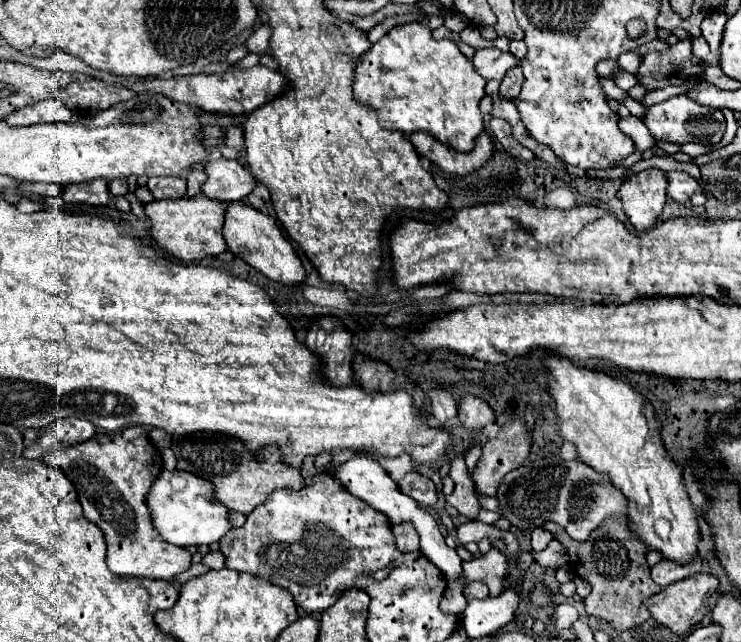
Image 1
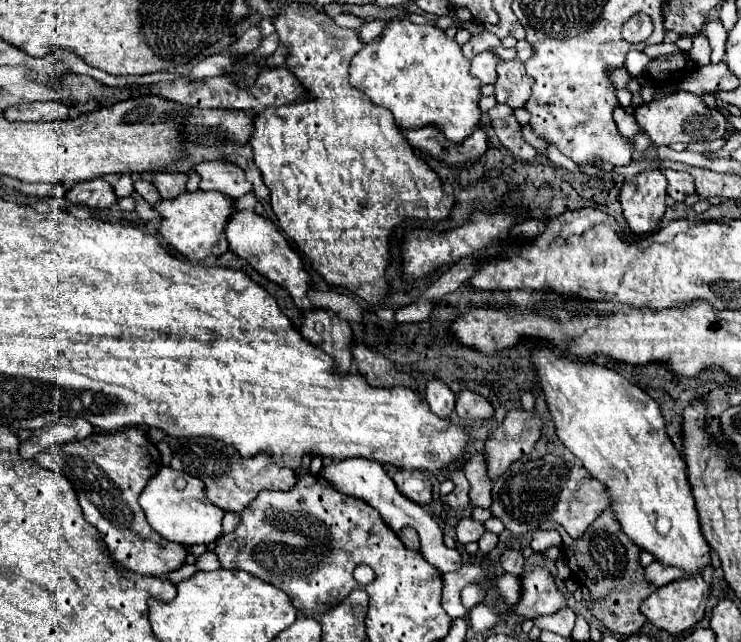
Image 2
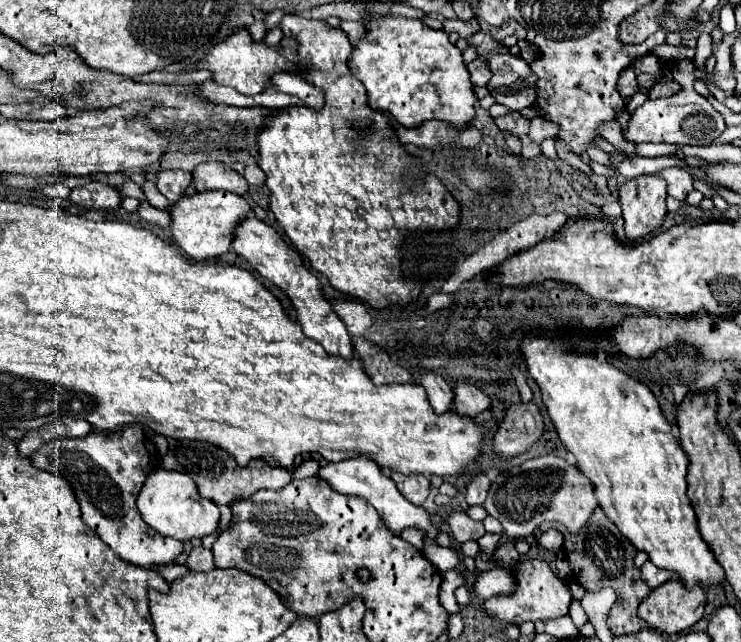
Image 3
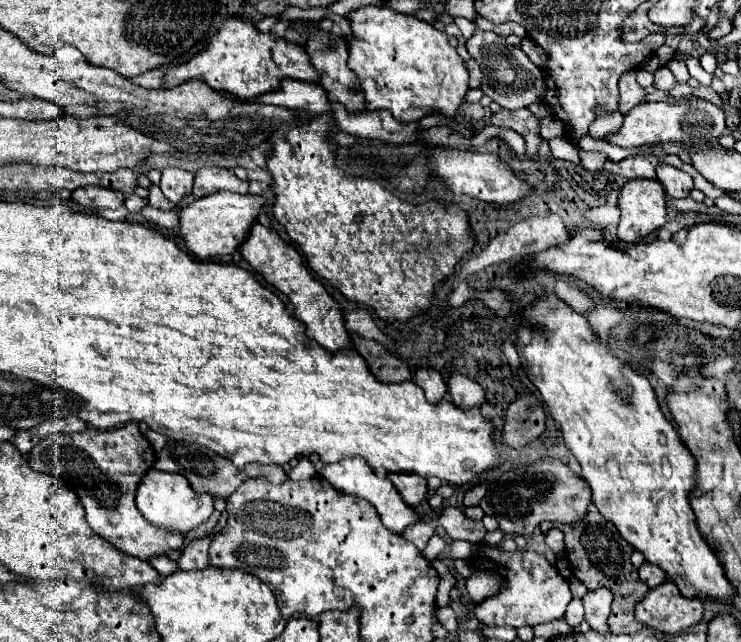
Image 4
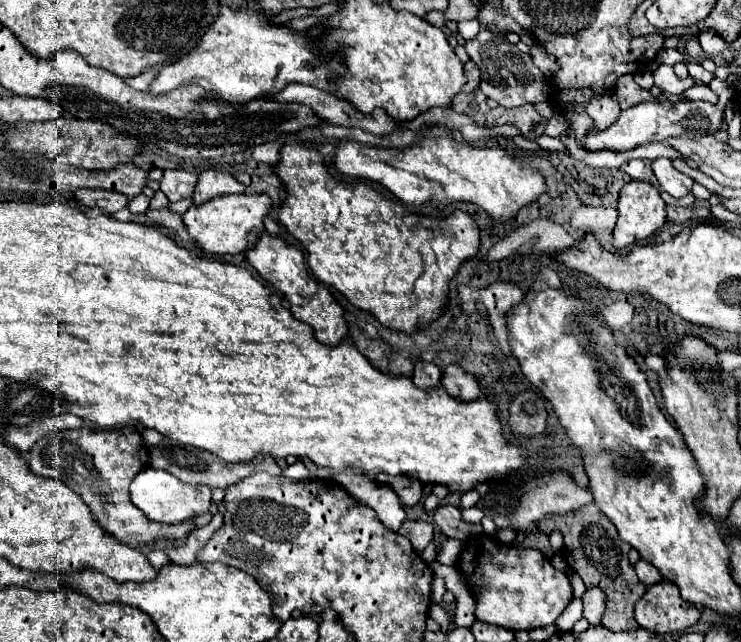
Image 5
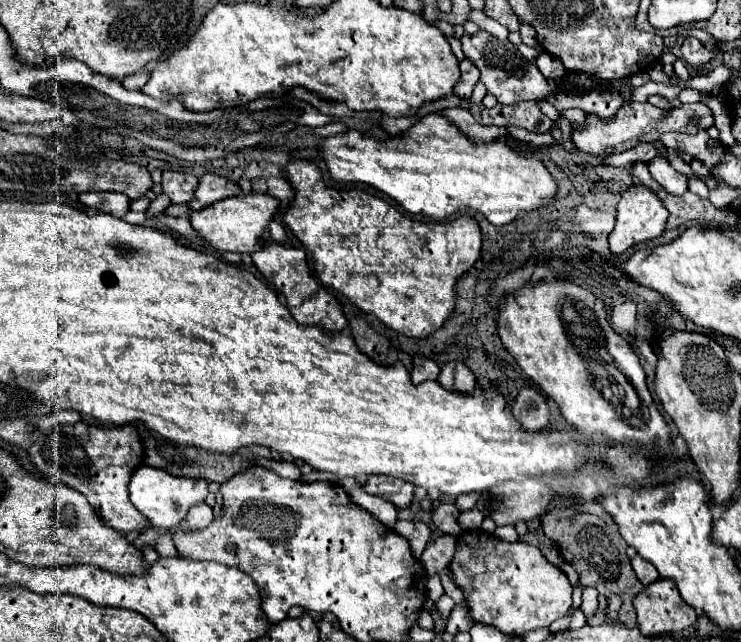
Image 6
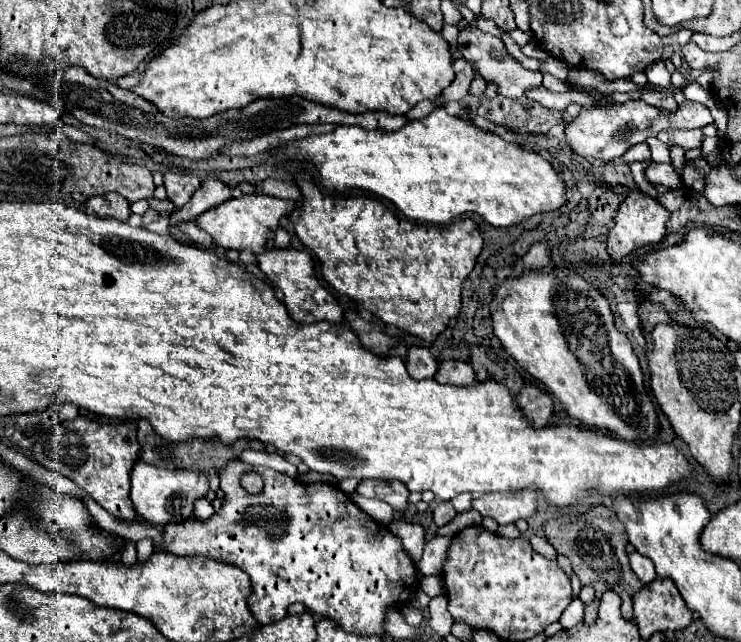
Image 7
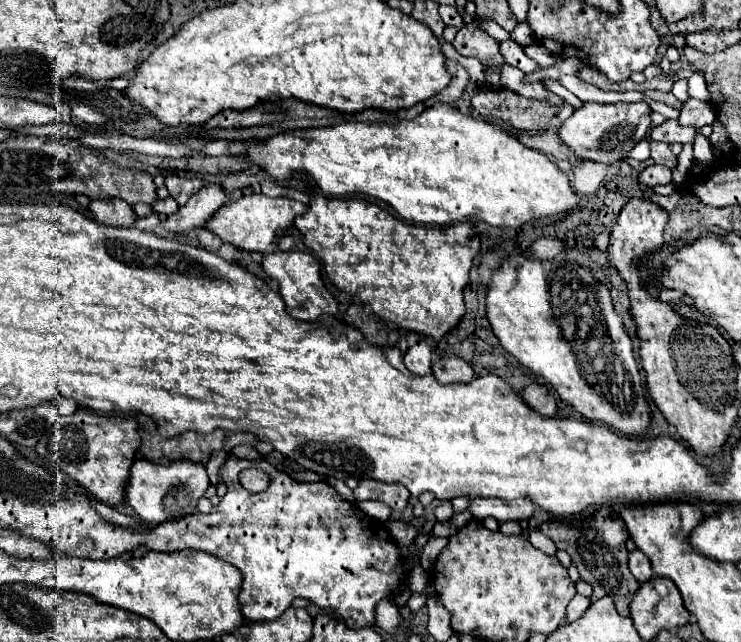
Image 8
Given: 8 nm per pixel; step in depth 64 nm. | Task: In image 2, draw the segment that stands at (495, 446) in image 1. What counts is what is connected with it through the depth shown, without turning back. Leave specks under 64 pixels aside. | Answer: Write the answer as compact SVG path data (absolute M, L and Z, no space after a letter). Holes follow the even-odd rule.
M510 410L484 446L488 478L494 480L494 476L502 476L516 460L530 454L540 438L540 428L542 422L536 414L526 410Z

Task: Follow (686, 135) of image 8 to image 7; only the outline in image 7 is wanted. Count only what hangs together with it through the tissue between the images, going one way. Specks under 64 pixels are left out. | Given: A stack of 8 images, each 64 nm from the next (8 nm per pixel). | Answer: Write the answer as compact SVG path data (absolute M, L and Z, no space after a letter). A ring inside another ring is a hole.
M672 130L666 132L664 142L670 146L682 146L684 150L692 150L692 148L700 148L704 140L702 130Z

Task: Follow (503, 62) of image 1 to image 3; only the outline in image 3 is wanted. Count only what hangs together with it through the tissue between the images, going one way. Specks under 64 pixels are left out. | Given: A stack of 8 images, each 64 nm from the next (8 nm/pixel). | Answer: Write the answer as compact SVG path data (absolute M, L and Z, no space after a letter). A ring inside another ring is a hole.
M476 58L468 64L468 70L470 70L470 76L472 76L472 84L474 86L486 86L492 78L492 70L488 66L486 60L482 58Z

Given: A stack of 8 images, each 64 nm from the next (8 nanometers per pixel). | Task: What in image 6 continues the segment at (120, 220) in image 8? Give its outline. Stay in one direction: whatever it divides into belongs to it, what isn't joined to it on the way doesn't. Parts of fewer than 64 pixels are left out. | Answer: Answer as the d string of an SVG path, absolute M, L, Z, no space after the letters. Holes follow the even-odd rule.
M84 192L80 194L80 202L88 208L96 208L98 212L106 212L116 218L122 218L128 212L130 204L130 200L120 192Z

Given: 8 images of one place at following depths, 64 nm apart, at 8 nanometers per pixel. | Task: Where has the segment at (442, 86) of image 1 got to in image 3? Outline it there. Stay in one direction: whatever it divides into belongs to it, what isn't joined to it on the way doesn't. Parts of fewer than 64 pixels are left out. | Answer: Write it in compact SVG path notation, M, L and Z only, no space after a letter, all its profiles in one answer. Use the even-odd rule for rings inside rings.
M396 16L370 20L366 22L366 28L368 36L354 46L354 52L350 56L350 68L354 78L364 84L368 92L368 104L374 110L390 112L394 120L404 128L408 126L416 128L426 120L442 120L452 124L456 130L470 128L470 122L476 116L474 104L478 98L474 94L468 68L462 60L462 52L456 48L456 44L448 40L448 34L444 30L434 30L420 20L408 20Z

